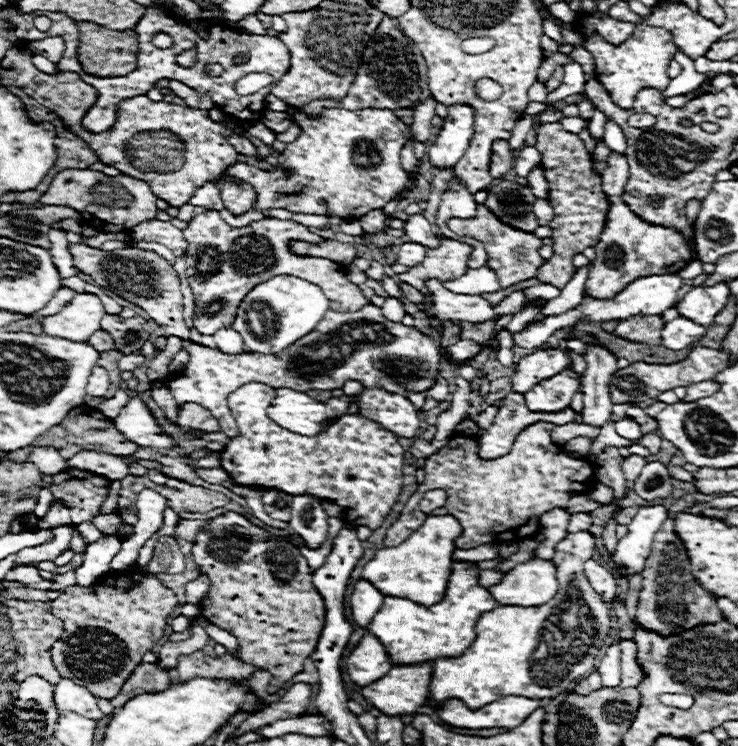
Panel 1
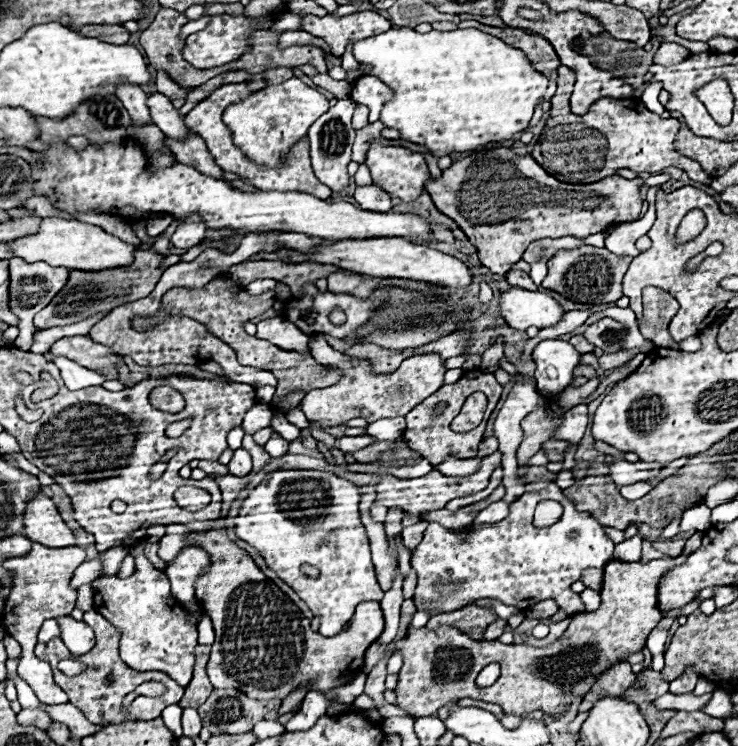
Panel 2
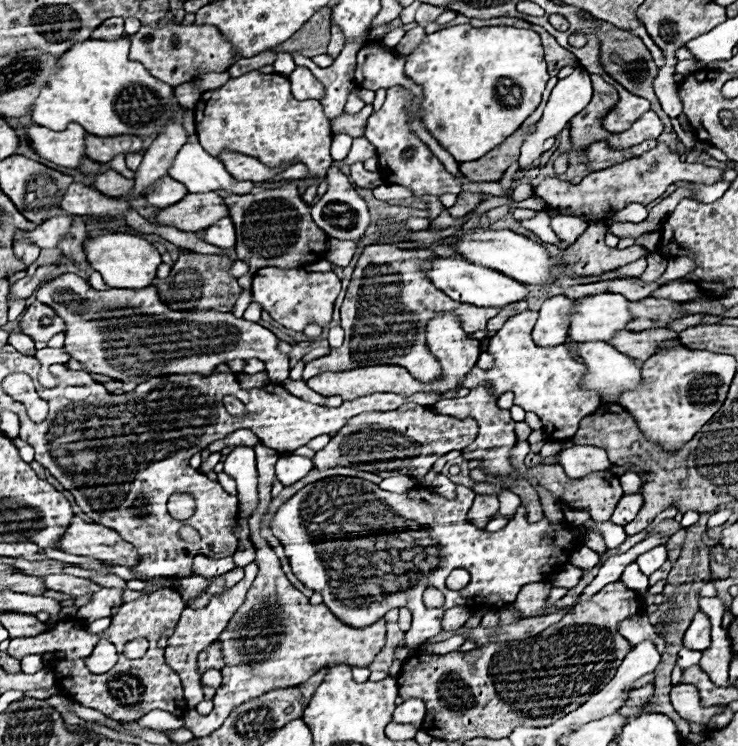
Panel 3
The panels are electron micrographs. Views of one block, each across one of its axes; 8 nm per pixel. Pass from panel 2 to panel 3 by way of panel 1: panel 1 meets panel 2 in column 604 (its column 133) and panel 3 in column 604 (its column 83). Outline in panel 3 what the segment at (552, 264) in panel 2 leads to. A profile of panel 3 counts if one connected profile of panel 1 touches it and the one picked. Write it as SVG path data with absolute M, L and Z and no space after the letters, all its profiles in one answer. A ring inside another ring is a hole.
M590 224L588 230L568 250L563 251L562 264L566 266L566 274L598 276L648 256L648 250L642 246L624 249L606 246L604 236L604 224Z

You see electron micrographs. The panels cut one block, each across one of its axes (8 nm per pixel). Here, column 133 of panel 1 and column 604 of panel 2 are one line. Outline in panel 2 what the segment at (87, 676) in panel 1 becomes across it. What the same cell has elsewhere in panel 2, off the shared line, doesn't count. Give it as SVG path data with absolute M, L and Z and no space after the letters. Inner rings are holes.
M686 556L652 560L648 564L610 560L604 566L600 608L594 612L574 614L566 632L544 648L528 644L502 644L498 640L480 642L452 626L440 626L436 630L408 628L406 638L396 646L404 658L394 690L396 706L410 716L424 716L436 714L448 702L474 698L498 704L504 714L524 716L540 710L548 716L562 718L570 702L576 696L588 694L592 682L604 674L608 666L622 662L626 654L640 652L646 646L646 636L662 618L656 598L660 576L682 564L684 558ZM490 662L500 662L502 674L496 684L478 688L474 680Z

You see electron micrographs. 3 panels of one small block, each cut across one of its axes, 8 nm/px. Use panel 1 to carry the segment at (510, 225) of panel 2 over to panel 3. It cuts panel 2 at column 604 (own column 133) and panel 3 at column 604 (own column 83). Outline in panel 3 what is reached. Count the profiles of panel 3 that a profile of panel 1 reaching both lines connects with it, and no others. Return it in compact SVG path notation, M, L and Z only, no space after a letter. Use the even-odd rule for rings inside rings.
M660 142L656 148L648 150L646 154L642 154L638 158L630 158L630 160L614 164L606 170L588 174L576 186L572 186L570 182L558 180L558 178L546 178L538 186L534 186L534 196L544 198L546 206L564 206L568 210L576 210L576 216L580 216L580 218L588 216L592 220L592 218L610 218L612 214L616 214L618 210L626 208L632 202L646 206L652 200L656 200L658 196L662 196L666 192L666 188L678 180L712 184L712 182L720 182L720 178L722 178L722 170L708 168L704 164L680 162L680 154ZM654 162L656 162L656 168L652 168Z

